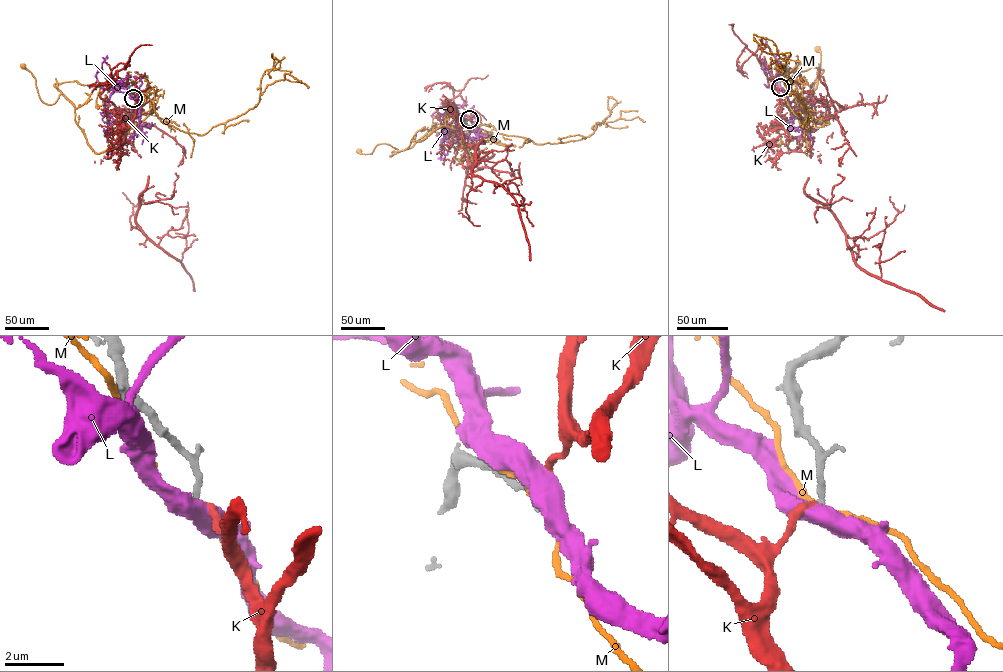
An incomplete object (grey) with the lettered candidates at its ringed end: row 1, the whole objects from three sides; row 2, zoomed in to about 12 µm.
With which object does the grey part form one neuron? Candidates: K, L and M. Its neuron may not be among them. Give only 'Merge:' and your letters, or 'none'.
Merge: K

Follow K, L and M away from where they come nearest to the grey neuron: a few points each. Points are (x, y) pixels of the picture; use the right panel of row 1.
K: (780, 87), (780, 123), (779, 102), (805, 98), (847, 140), (827, 203), (854, 261), (944, 311)
L: (780, 87), (774, 78), (787, 74), (797, 83), (802, 94), (794, 106), (788, 129), (782, 129), (774, 121)
M: (780, 87), (794, 93), (795, 69), (793, 94), (816, 89), (815, 82), (808, 94), (816, 49)

